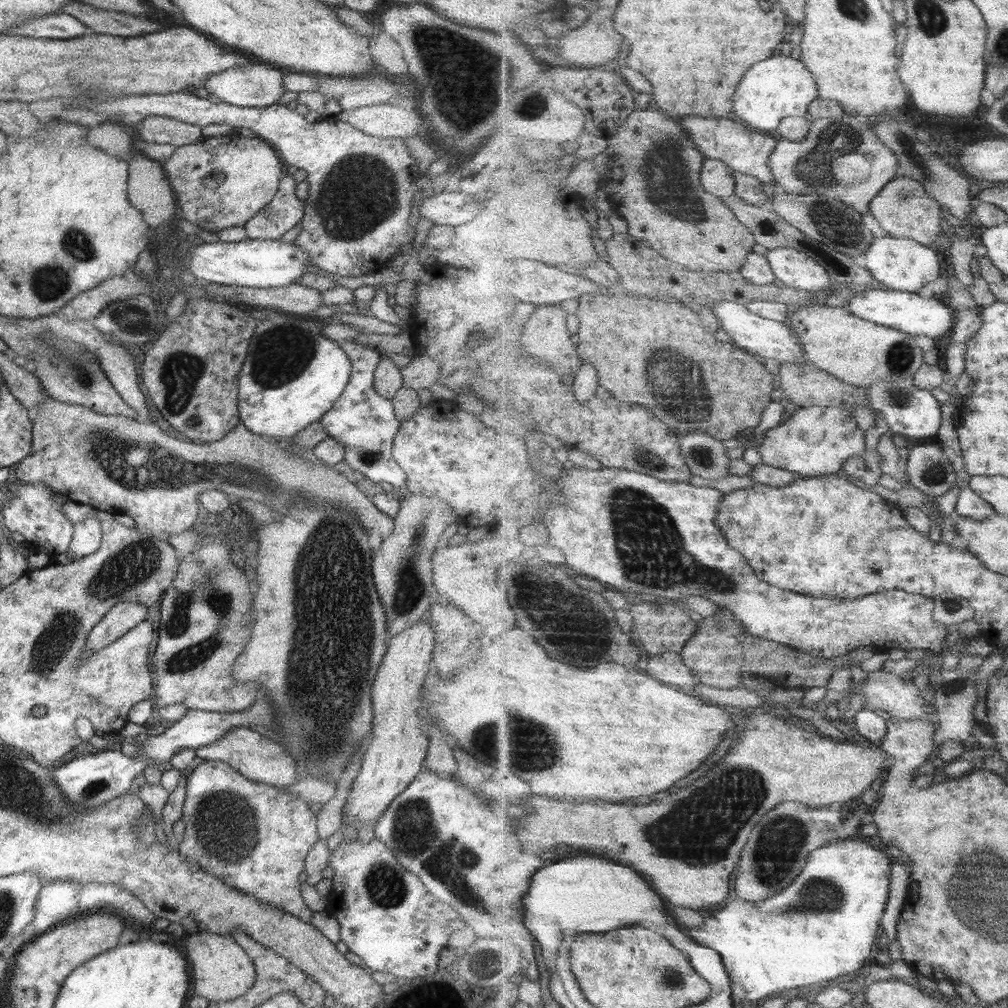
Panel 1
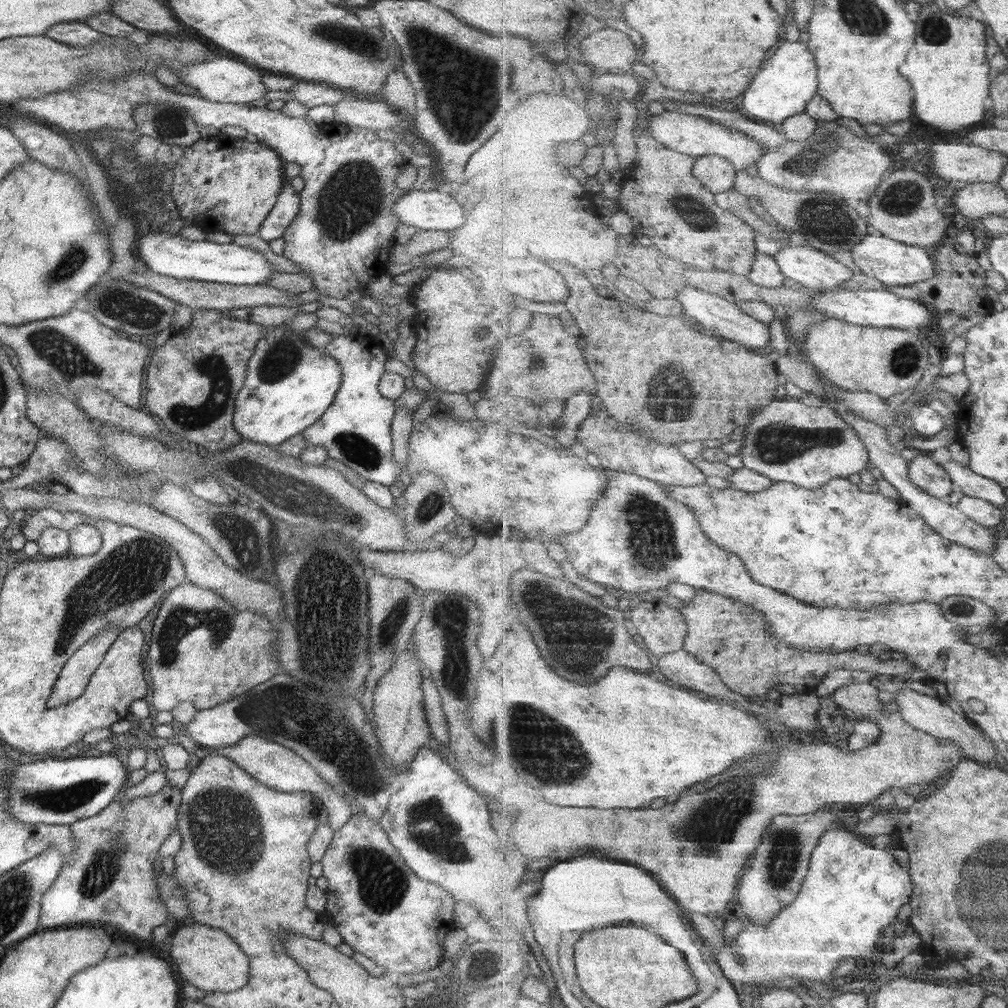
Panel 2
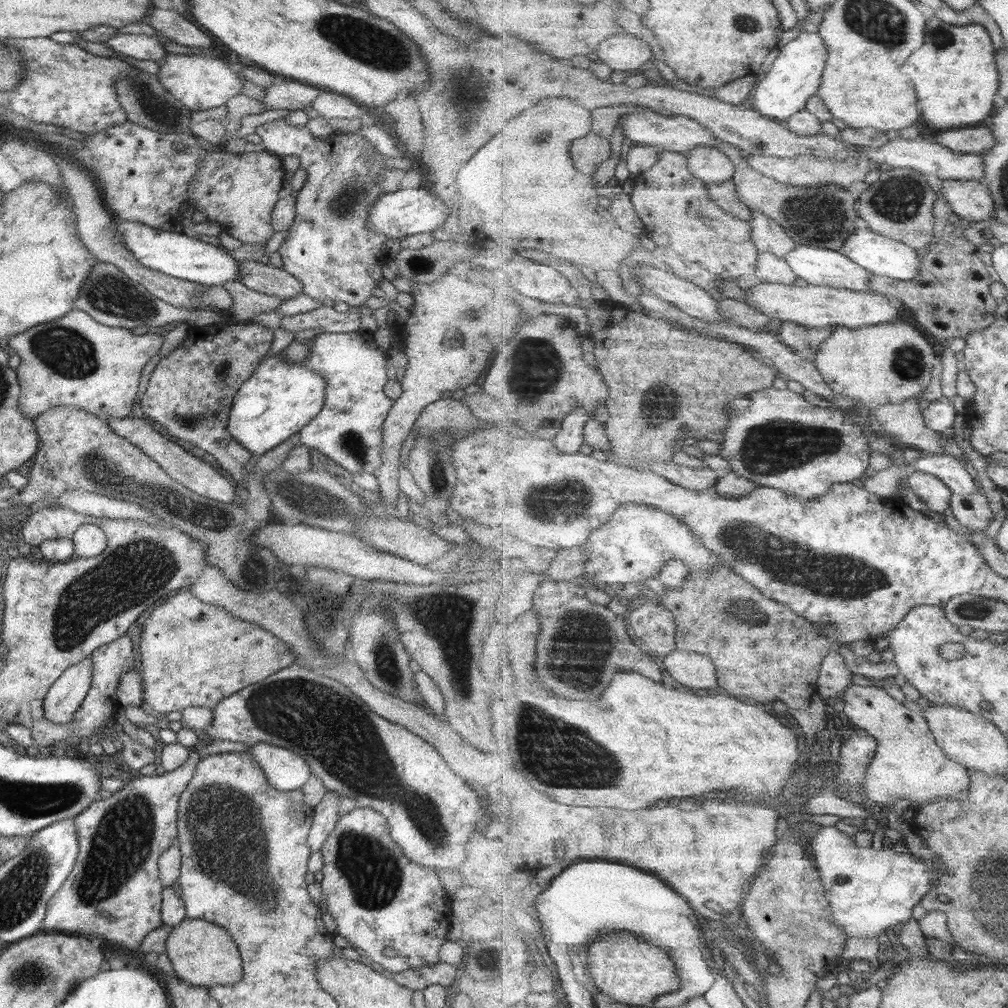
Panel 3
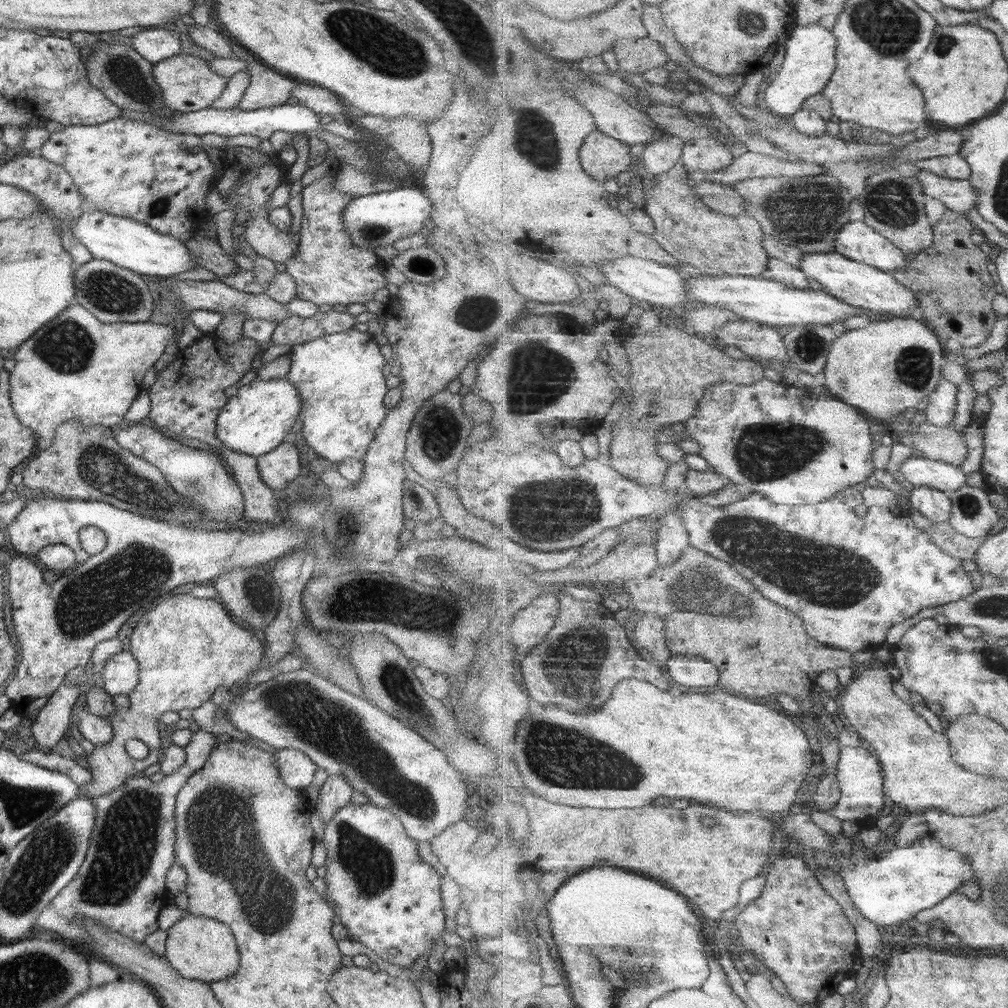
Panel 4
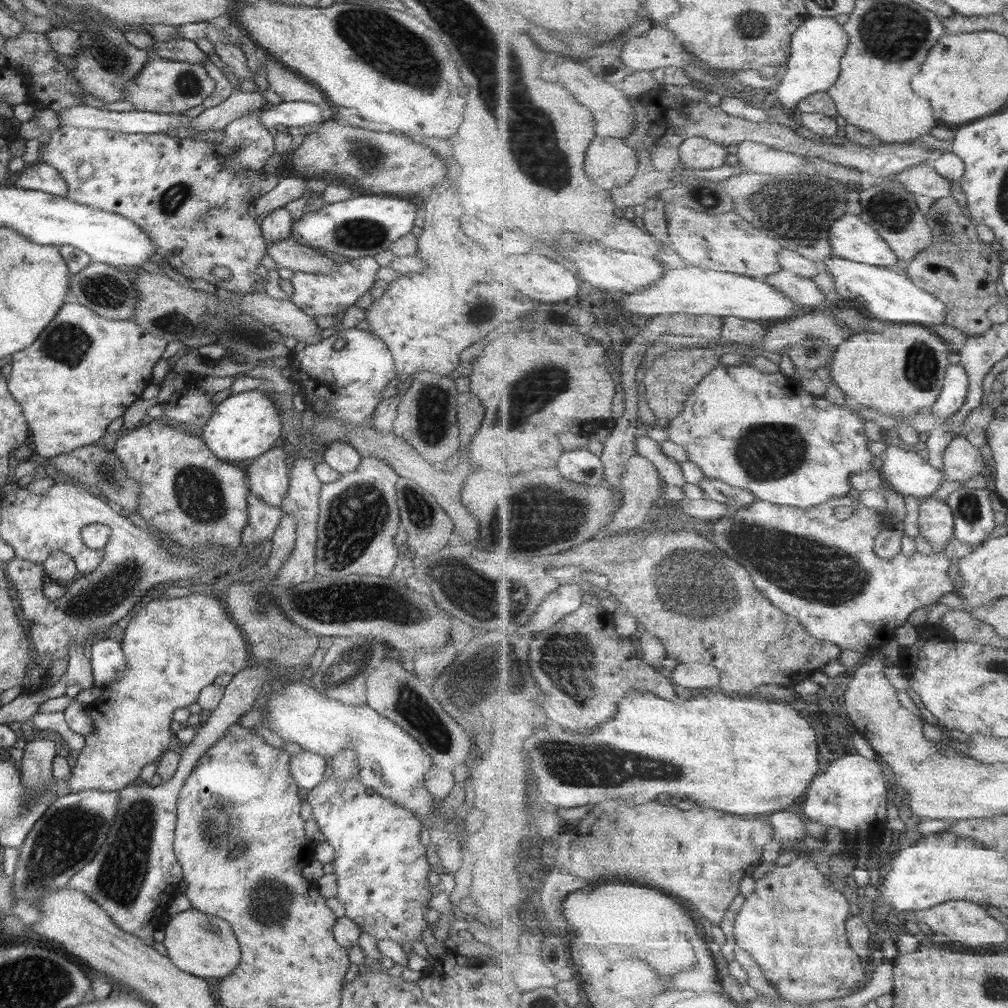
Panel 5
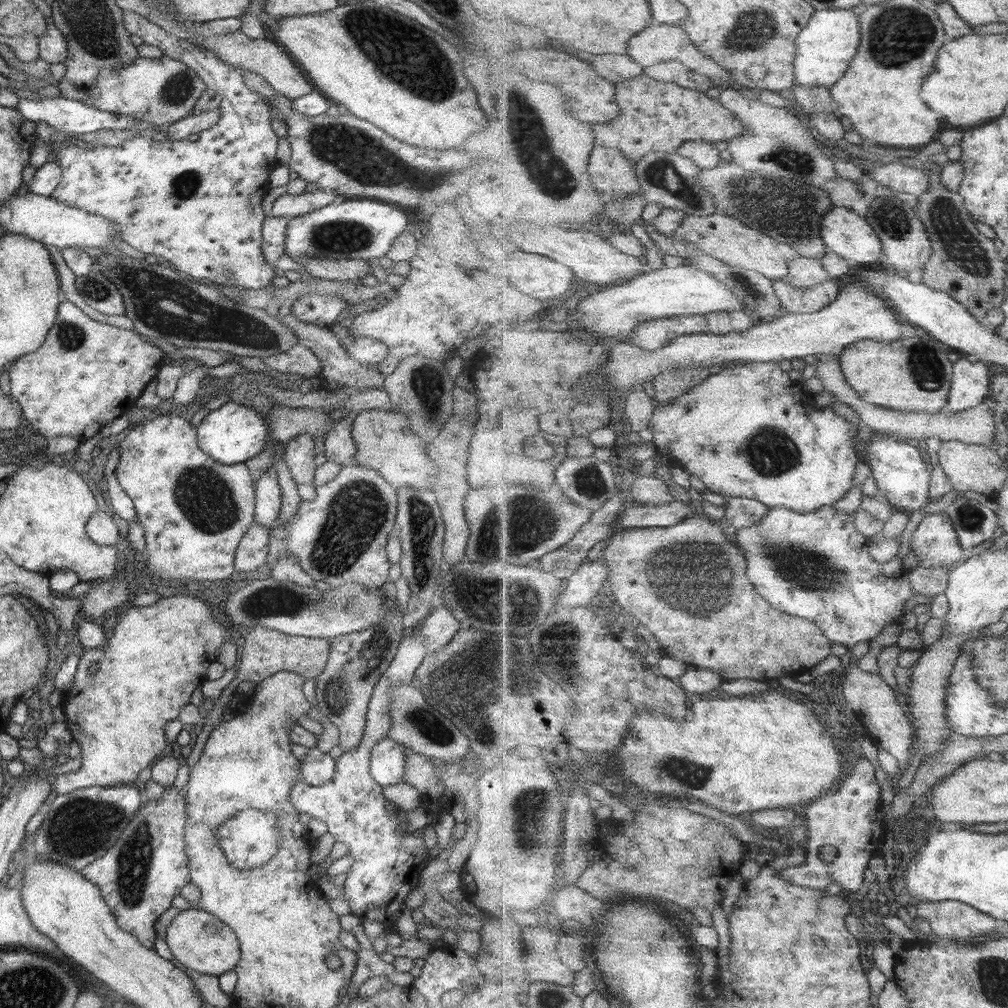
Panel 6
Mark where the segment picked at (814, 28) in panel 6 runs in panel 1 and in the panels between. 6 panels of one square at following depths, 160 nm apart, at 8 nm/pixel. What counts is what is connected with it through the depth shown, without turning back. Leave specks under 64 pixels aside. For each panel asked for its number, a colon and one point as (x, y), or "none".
1: (781, 87)
2: (788, 80)
3: (796, 75)
4: (810, 61)
5: (818, 46)

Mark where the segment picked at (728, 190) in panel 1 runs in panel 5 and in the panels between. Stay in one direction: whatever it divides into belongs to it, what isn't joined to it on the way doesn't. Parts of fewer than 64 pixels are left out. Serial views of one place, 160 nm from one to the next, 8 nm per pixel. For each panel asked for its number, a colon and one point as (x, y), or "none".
2: (717, 173)
3: (710, 165)
4: (705, 154)
5: (696, 152)

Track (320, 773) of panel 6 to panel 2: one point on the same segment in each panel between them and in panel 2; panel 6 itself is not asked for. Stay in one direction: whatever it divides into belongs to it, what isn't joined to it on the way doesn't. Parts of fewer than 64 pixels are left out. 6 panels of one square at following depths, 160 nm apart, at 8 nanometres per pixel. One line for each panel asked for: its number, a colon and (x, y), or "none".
2: (276, 767)
3: (285, 771)
4: (296, 770)
5: (307, 769)

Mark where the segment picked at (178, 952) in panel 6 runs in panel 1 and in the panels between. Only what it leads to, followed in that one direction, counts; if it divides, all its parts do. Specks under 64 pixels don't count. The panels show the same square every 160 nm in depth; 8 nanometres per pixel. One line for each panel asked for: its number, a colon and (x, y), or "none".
1: (220, 969)
2: (206, 958)
3: (202, 955)
4: (196, 947)
5: (202, 945)

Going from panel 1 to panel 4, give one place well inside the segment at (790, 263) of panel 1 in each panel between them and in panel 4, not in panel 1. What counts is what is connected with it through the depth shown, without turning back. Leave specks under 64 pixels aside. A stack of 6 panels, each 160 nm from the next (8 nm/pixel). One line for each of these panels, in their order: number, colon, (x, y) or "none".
2: (812, 268)
3: (817, 266)
4: (878, 292)

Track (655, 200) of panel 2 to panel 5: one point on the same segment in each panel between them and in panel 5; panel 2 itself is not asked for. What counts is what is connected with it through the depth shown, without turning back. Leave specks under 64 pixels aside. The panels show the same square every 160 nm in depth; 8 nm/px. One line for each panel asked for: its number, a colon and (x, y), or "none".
3: (679, 214)
4: (715, 243)
5: (727, 242)

